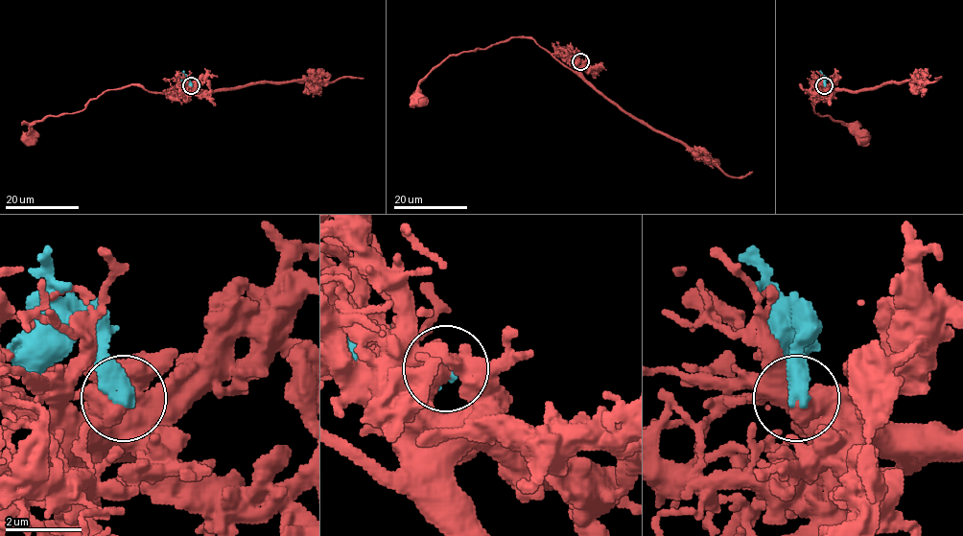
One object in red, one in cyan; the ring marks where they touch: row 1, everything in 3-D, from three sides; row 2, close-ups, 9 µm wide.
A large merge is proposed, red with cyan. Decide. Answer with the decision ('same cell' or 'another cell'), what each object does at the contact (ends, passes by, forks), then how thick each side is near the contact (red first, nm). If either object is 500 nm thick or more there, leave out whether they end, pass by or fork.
another cell; 500 nm thick on the red side, 480 nm on the other

